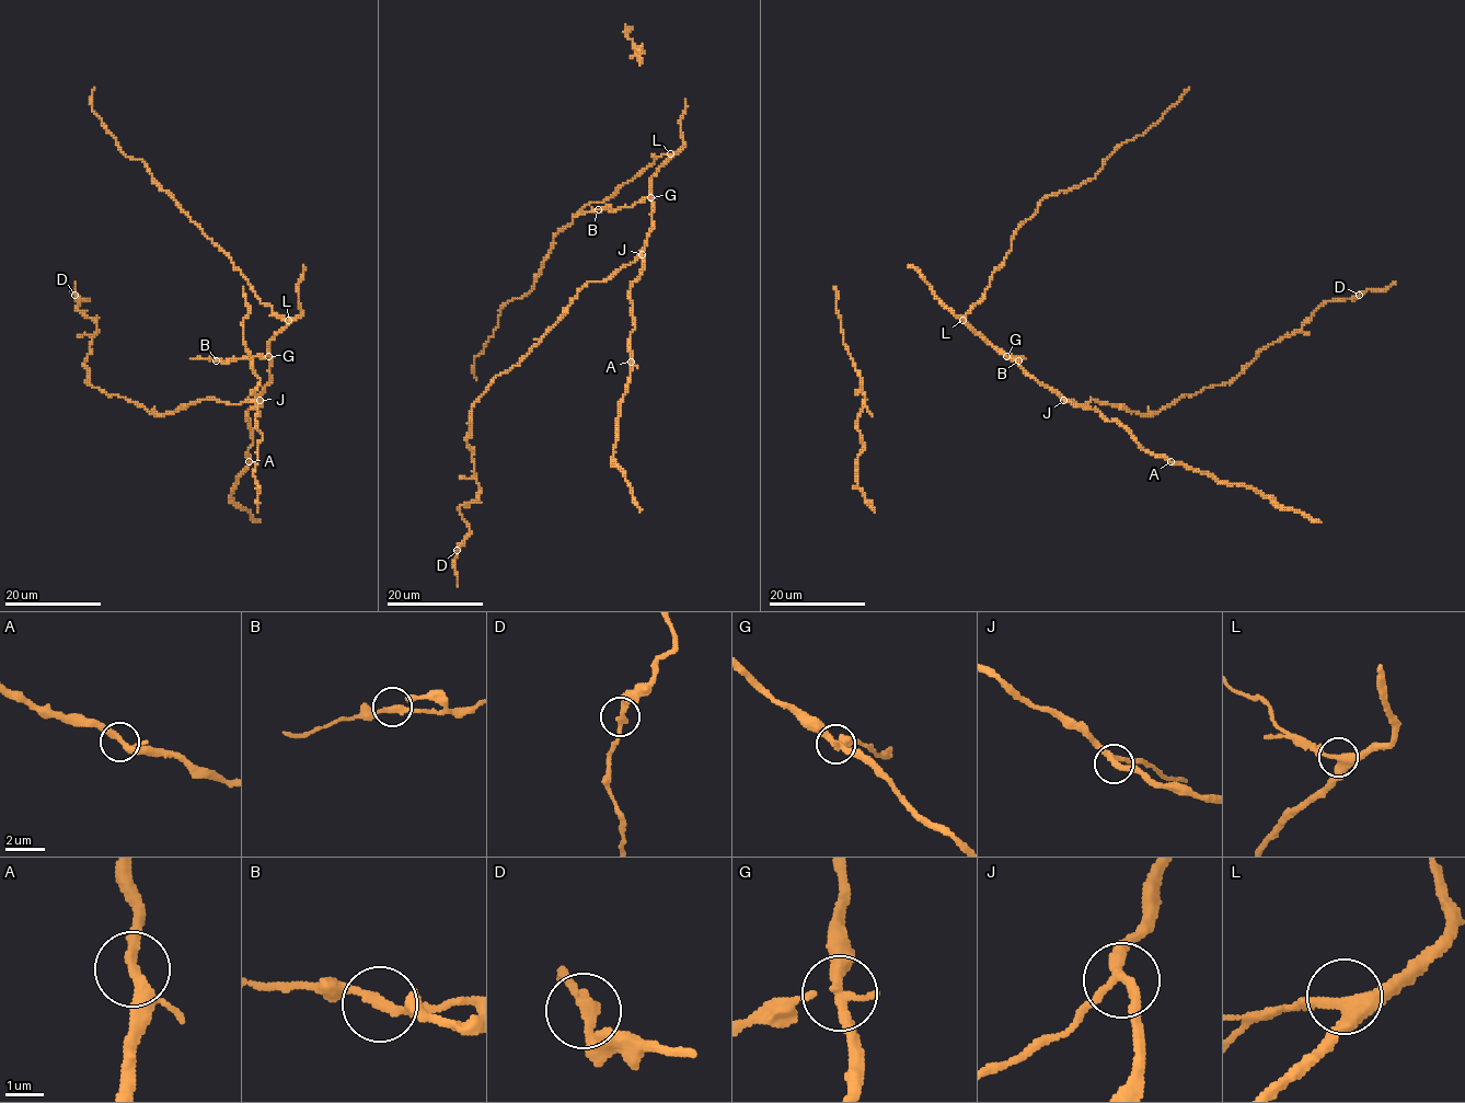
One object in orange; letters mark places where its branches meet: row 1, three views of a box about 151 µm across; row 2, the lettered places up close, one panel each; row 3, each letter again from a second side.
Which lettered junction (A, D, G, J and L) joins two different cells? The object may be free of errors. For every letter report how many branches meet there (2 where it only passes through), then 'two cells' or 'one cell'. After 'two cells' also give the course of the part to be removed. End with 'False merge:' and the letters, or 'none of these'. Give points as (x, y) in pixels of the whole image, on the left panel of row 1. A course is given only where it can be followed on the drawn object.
A: branches 3; one cell
D: branches 2; one cell
G: branches 3; two cells; course (269, 357), (189, 359)
J: branches 3; one cell
L: branches 3; one cell
False merge: G

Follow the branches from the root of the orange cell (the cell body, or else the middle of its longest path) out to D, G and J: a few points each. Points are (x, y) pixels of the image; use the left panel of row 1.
D: (272, 378), (255, 399), (207, 398), (152, 414), (89, 386), (84, 363), (97, 326), (75, 295)
G: (272, 378), (269, 357)
J: (272, 378), (260, 400)

